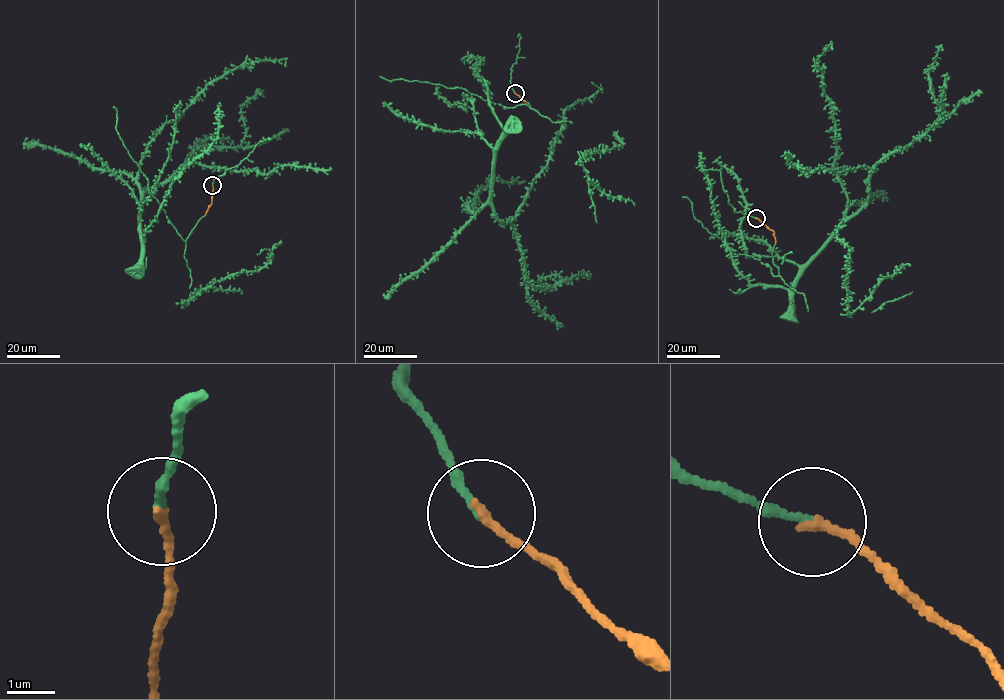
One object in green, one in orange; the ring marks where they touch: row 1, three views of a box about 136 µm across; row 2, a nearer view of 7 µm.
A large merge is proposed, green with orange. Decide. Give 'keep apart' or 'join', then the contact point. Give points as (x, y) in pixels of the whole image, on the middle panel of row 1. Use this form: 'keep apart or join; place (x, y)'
join; place (515, 93)

